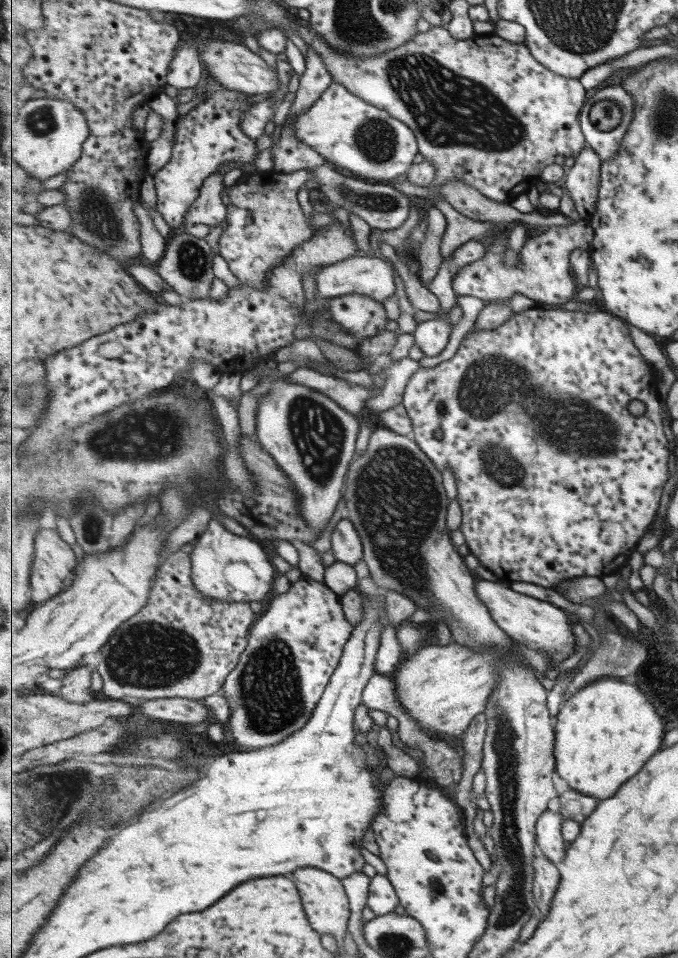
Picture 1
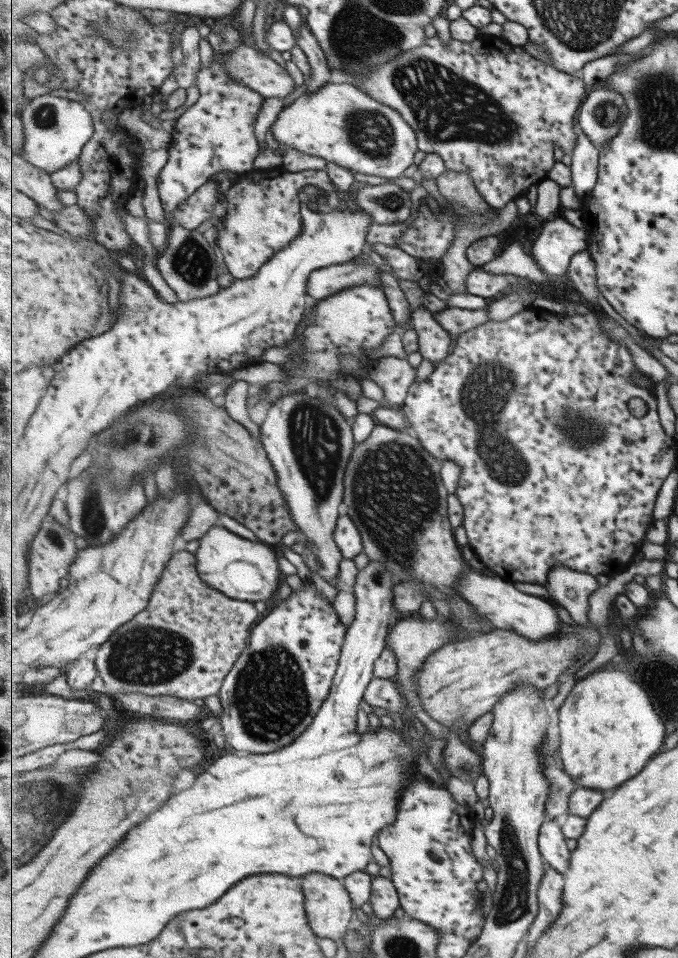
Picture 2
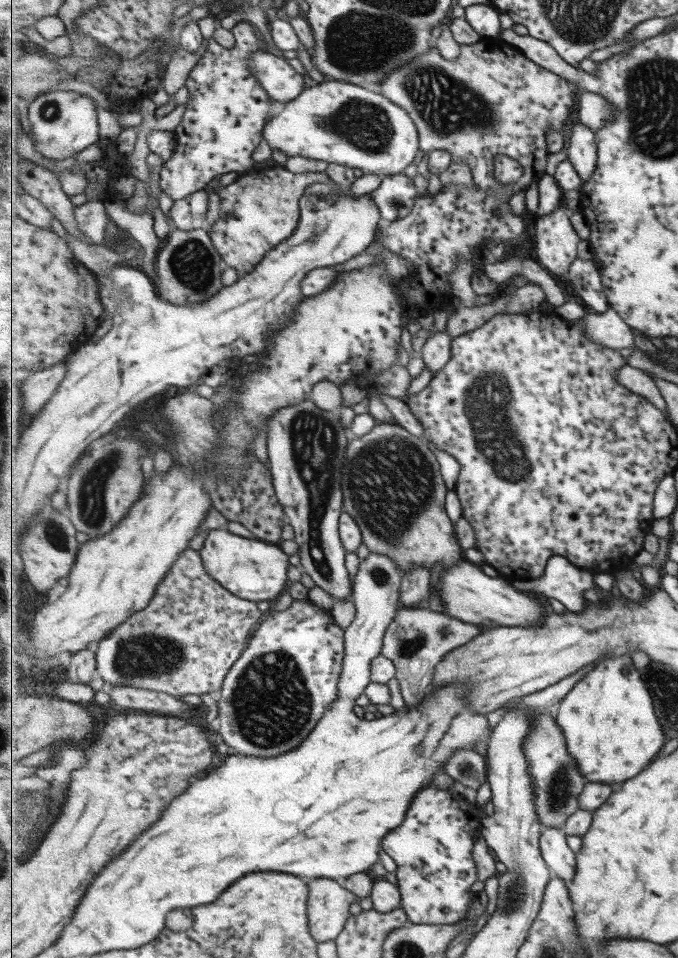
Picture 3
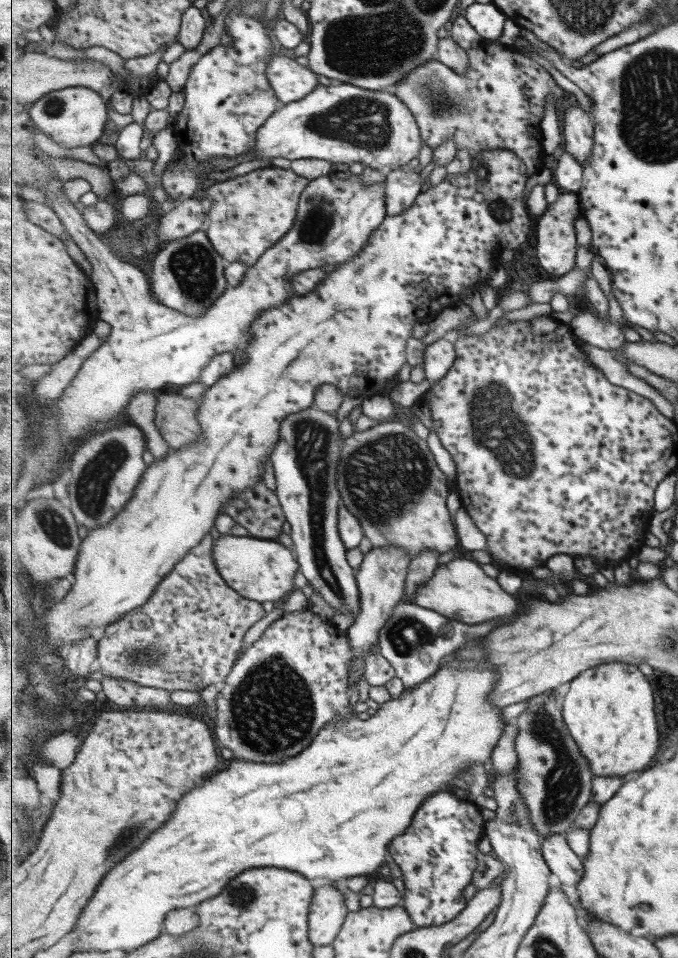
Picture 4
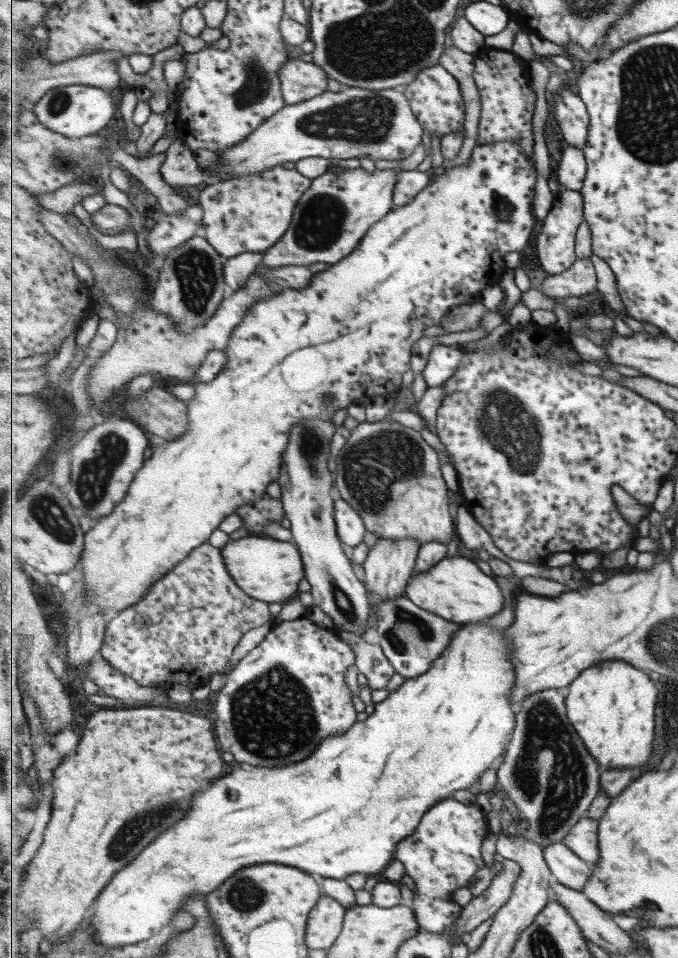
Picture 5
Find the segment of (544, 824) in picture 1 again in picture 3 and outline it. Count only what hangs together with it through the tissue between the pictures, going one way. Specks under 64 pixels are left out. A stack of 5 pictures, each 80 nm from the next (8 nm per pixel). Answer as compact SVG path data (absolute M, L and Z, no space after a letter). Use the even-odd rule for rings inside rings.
M563 828L543 829L540 848L550 870L569 884L575 878L578 862L577 853L567 846L565 830Z

